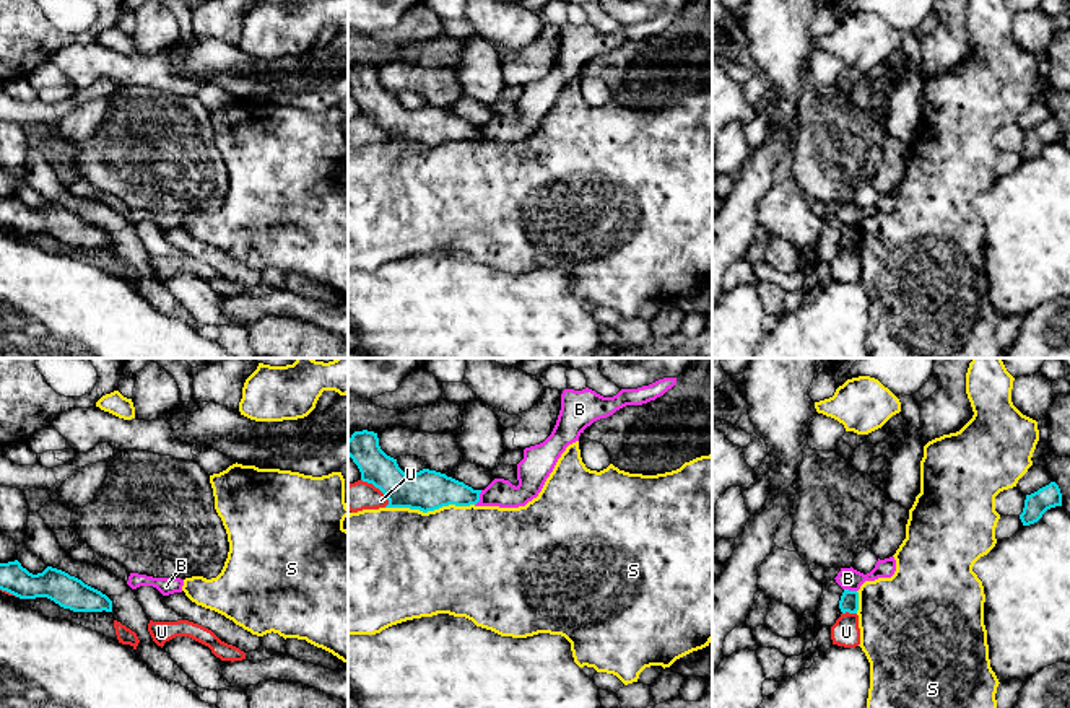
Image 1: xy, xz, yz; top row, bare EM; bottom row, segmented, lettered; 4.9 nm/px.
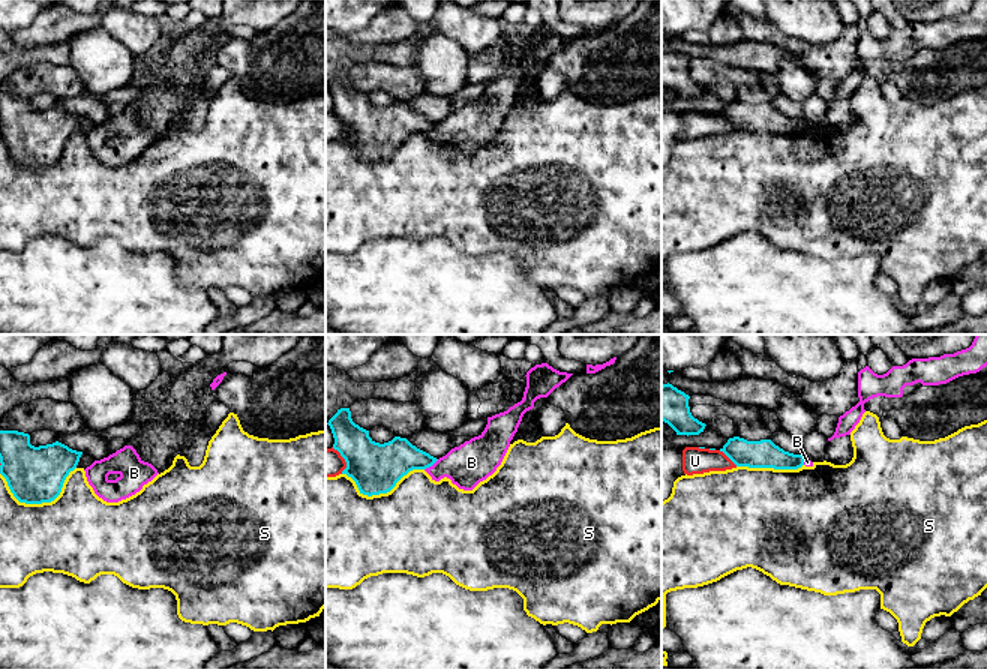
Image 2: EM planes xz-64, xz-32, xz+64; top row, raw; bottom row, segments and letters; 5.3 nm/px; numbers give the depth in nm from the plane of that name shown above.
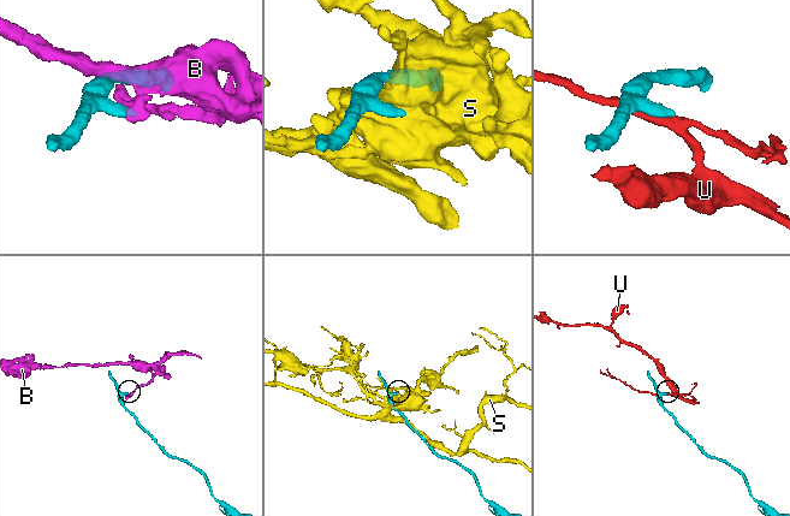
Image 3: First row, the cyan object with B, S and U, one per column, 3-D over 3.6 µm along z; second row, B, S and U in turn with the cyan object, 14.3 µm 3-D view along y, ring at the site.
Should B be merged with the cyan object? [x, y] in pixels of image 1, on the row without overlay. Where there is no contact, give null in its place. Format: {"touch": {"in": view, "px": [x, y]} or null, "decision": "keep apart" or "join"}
{"touch": {"in": "xz", "px": [478, 134]}, "decision": "keep apart"}

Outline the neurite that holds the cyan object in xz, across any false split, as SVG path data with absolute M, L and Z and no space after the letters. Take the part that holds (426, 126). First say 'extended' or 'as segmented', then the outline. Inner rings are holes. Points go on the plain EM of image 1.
as segmented; M354 67L348 75L348 91L358 101L361 116L372 119L387 132L385 143L428 148L449 140L470 142L480 137L481 125L473 125L446 109L429 104L405 109L397 94L381 85L374 67Z

